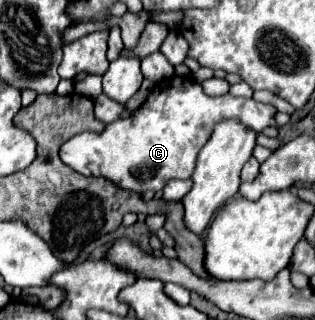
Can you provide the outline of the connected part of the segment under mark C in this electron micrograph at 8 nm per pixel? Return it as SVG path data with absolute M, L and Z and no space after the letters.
M172 76L156 84L146 102L130 118L108 124L104 132L82 132L64 142L60 158L84 176L102 176L126 190L144 194L146 190L162 190L172 178L190 178L196 170L196 156L218 122L240 120L246 128L262 132L266 126L276 126L272 120L274 112L276 108L252 98L246 100L232 94L208 96L202 84L192 78Z

